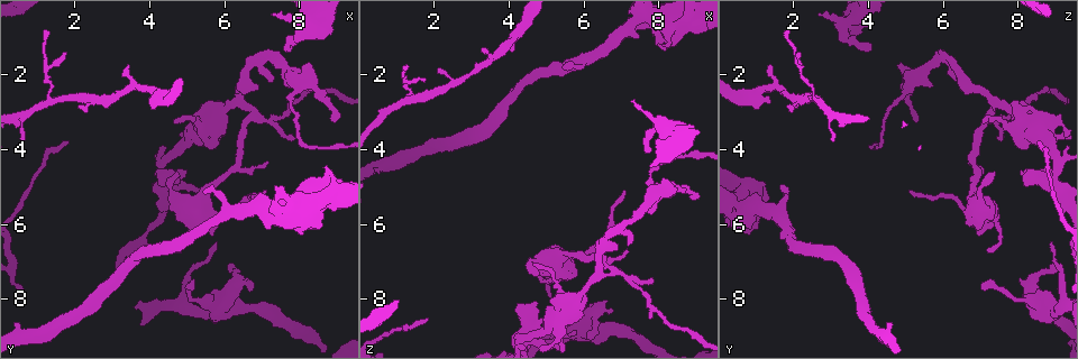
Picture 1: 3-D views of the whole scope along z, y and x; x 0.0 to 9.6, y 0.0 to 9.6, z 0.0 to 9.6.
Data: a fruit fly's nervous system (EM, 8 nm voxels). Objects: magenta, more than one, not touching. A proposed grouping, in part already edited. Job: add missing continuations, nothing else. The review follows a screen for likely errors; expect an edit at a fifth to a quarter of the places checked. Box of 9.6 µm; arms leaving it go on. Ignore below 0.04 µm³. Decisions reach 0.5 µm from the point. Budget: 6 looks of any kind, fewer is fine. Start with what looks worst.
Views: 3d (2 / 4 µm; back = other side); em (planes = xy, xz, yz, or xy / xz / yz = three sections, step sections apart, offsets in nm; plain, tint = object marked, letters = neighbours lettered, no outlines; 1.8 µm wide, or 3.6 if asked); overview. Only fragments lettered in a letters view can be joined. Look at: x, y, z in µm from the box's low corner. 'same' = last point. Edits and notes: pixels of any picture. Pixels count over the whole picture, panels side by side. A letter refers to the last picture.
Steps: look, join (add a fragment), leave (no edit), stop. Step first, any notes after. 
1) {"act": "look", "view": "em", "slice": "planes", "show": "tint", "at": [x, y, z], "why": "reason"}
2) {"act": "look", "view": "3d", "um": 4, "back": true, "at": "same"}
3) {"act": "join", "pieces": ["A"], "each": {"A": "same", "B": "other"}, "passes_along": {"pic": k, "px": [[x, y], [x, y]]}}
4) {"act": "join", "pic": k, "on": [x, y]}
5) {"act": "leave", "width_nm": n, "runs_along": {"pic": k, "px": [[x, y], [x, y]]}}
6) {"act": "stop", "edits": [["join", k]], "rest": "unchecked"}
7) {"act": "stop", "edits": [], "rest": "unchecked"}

{"act": "look", "view": "em", "slice": "planes", "show": "letters", "at": [3.40, 1.75, 1.40], "why": "branch stops here"}

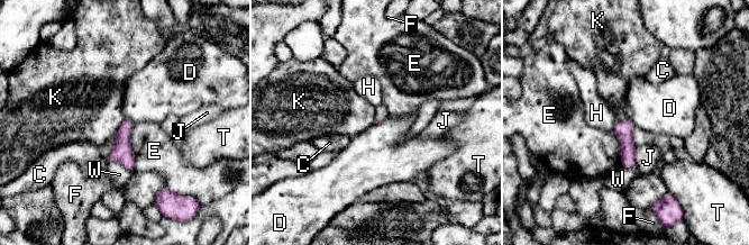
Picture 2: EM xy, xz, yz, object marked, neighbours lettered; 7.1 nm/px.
{"act": "leave", "each": {"C": "other", "D": "other", "E": "other", "F": "other", "H": "other", "J": "other", "K": "other", "T": "other", "W": "other"}, "border": {"pic": 2, "px": [[124, 118], [115, 135]]}, "found": "no lettered fragment goes on from it"}

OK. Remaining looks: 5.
{"act": "look", "view": "em", "um": 3.6, "slice": "planes", "show": "plain", "at": [6.75, 7.75, 8.25], "why": "branch stops here"}

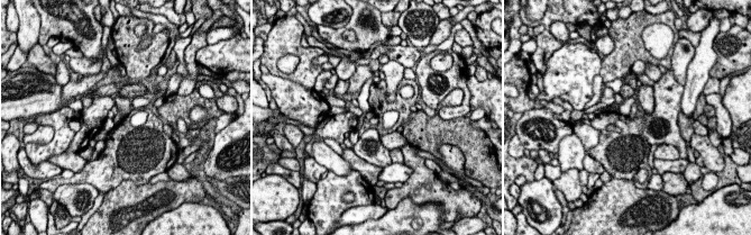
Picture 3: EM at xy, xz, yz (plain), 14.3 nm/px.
{"act": "look", "view": "em", "um": 3.6, "slice": "planes", "show": "letters", "at": "same", "why": "what lies round it"}

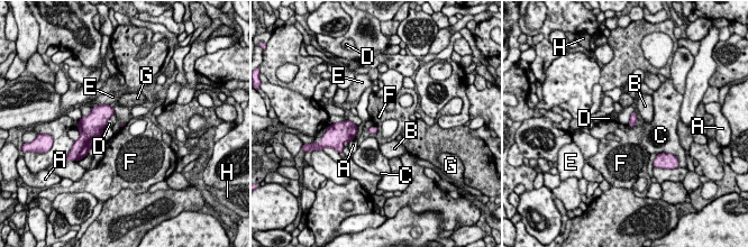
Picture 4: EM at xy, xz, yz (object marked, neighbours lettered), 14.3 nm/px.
{"act": "leave", "each": {"A": "other", "B": "other", "C": "other", "D": "other", "E": "other", "F": "other", "G": "other", "H": "other"}, "border": {"pic": 4, "px": [[374, 125], [376, 133]]}, "found": "none of them fits"}

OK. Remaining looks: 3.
{"act": "look", "view": "em", "slice": "planes", "show": "letters", "at": [7.65, 1.30, 4.00], "why": "branch stops here"}

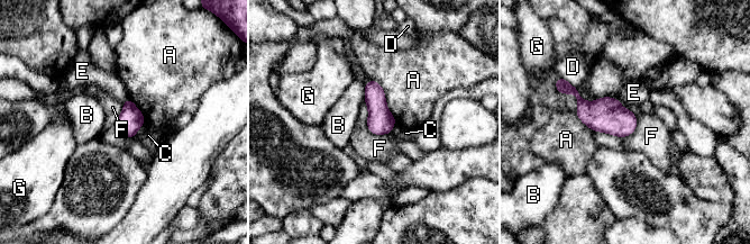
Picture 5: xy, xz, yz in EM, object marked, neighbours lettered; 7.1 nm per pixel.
{"act": "leave", "width_nm": 170, "each": {"A": "other", "B": "other", "C": "other", "D": "other", "E": "other", "F": "other", "G": "other"}, "border": {"pic": 5, "px": [[607, 97], [636, 117], [623, 138]]}, "found": "no lettered fragment goes on from it"}

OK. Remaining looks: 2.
{"act": "stop", "edits": [], "rest": "unchecked"}

